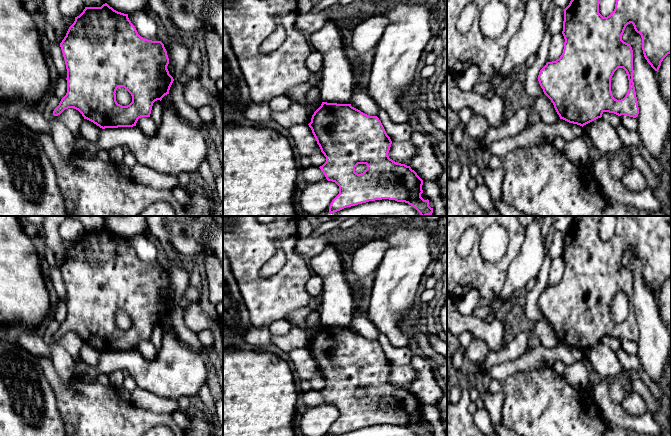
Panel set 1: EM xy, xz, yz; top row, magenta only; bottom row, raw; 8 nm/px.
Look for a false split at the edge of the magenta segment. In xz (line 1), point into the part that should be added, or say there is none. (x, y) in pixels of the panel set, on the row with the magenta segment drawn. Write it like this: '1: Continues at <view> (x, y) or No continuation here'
1: No continuation here

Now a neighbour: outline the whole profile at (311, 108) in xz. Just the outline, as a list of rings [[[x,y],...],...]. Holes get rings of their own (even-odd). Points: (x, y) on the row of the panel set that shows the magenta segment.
[[[319,99],[319,100],[314,101],[313,103],[306,106],[306,112],[307,112],[306,123],[307,124],[309,124],[311,122],[312,115],[321,106],[321,104],[322,104],[322,101]]]

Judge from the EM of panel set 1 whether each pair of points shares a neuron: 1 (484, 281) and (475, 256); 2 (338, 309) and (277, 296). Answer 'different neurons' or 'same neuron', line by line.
1: same neuron
2: different neurons

